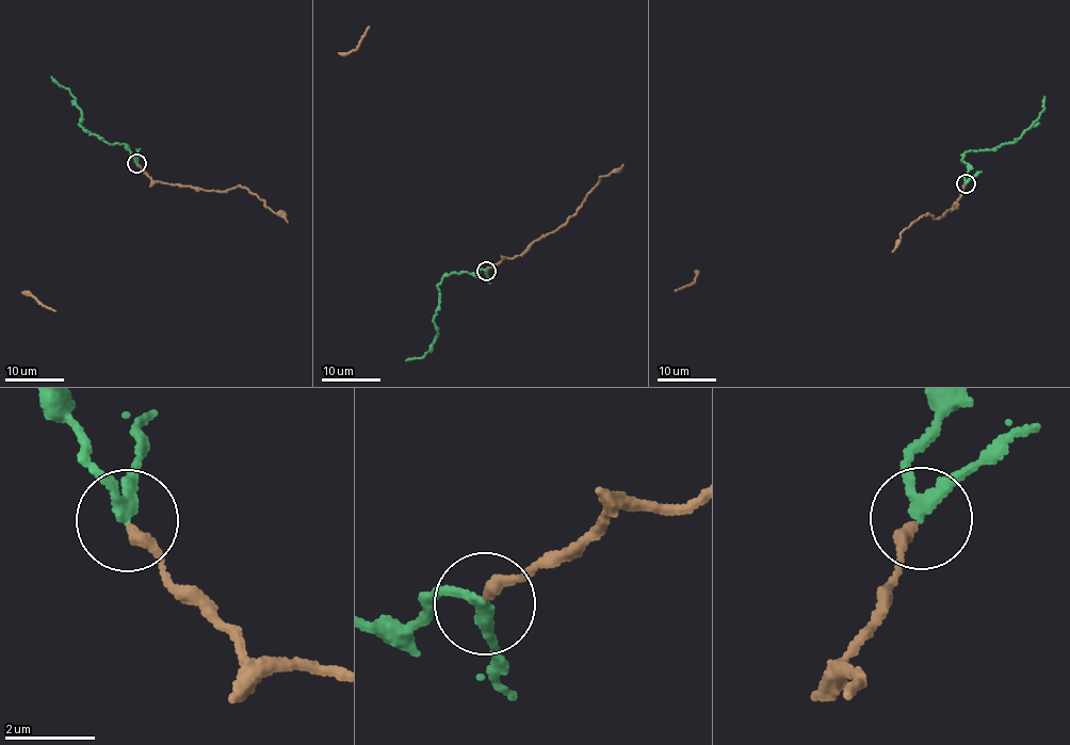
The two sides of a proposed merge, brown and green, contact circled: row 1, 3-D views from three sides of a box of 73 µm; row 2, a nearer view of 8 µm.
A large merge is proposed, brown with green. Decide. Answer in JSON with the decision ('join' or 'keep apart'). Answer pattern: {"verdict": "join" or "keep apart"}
{"verdict": "keep apart"}

